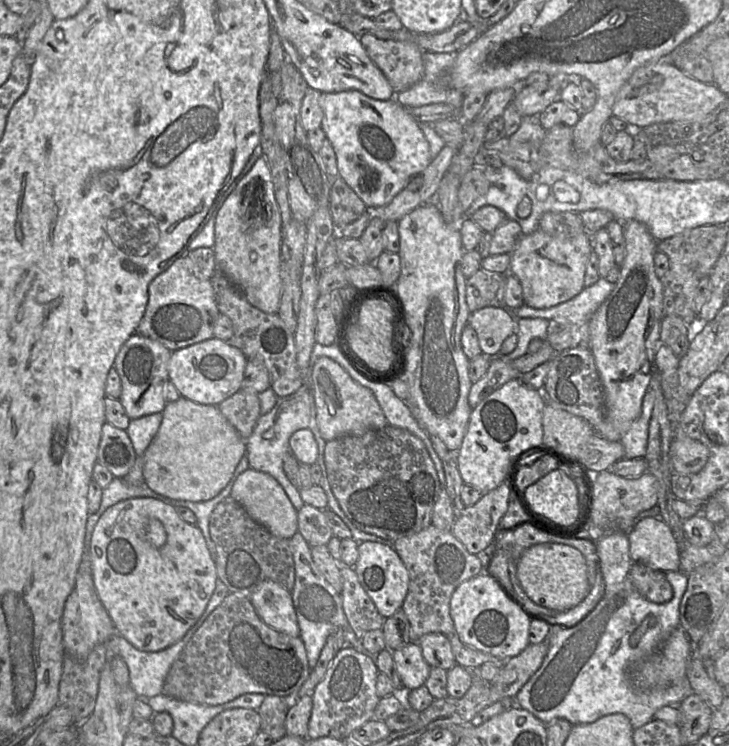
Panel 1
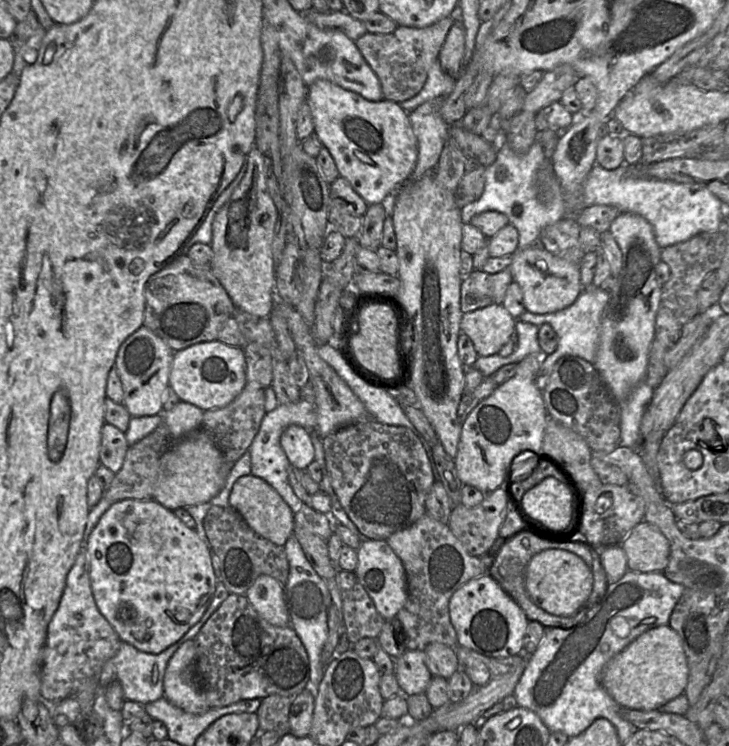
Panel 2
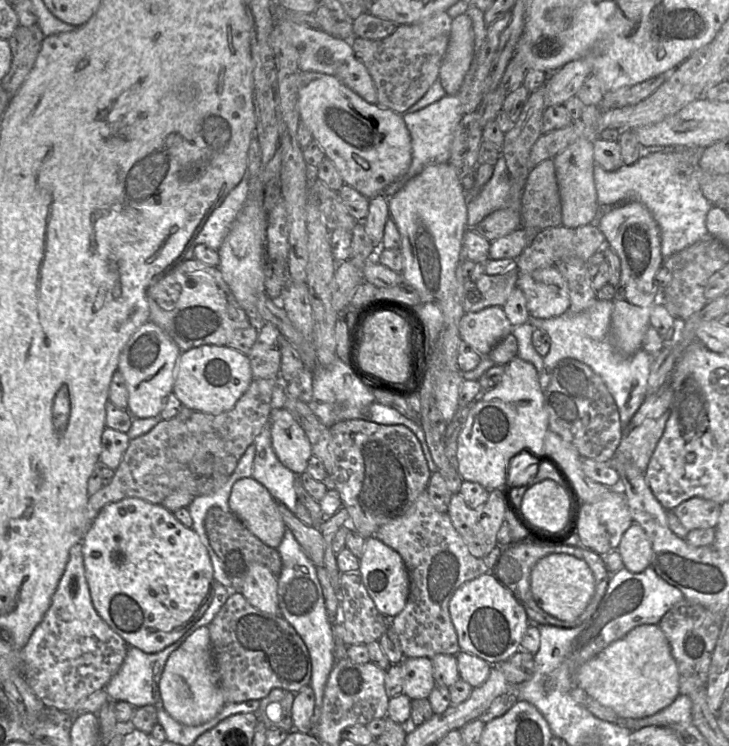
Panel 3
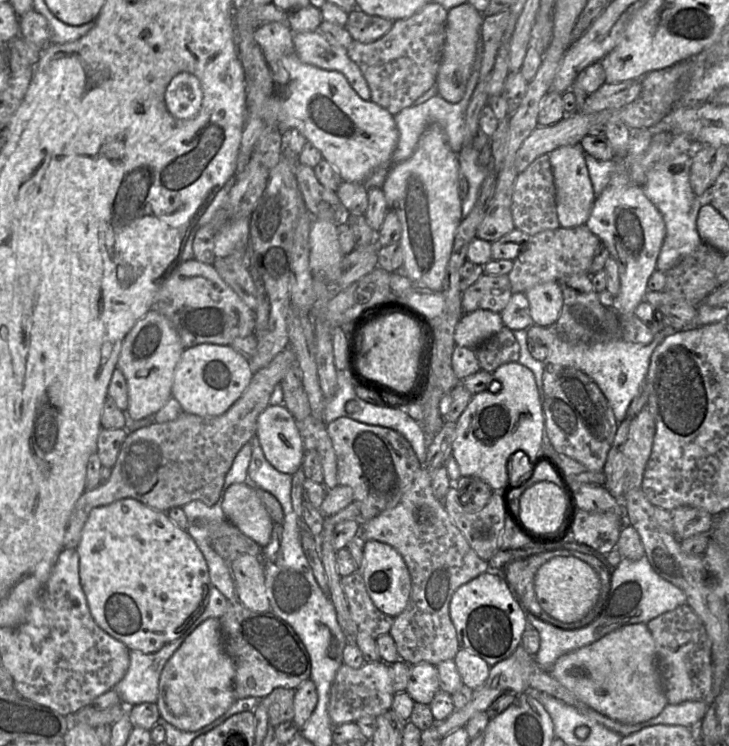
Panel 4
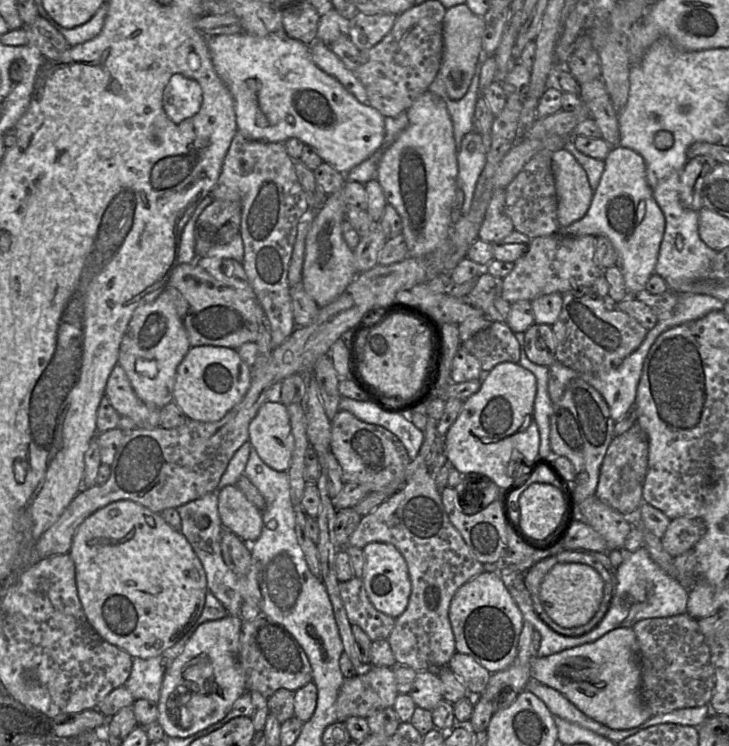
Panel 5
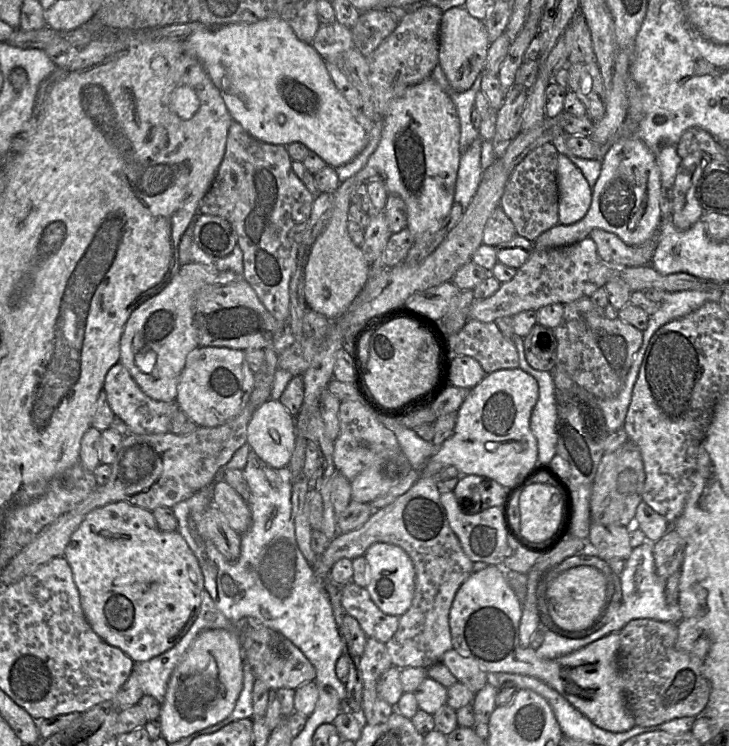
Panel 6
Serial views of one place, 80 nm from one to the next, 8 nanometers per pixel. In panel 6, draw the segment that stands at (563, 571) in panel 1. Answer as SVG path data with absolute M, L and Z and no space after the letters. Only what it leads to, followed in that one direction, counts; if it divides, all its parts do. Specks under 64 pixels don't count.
M592 566L568 569L548 583L546 603L548 614L557 627L570 632L591 628L607 605L606 576Z

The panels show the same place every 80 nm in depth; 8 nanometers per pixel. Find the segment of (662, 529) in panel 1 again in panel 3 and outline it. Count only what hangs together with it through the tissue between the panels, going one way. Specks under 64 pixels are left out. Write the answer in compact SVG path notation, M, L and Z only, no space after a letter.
M633 522L625 531L617 550L621 554L624 567L632 573L640 573L651 566L652 544L638 523Z

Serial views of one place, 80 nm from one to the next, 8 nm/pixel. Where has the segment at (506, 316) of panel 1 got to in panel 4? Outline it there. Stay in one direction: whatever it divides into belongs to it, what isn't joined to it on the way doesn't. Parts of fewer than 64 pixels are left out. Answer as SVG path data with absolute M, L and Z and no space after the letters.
M490 310L465 313L456 326L455 343L475 350L504 326L500 313Z

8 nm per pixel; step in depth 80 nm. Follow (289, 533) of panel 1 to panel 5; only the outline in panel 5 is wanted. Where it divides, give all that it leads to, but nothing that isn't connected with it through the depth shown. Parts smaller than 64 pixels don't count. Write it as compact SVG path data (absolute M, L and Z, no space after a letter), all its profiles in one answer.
M227 485L220 491L218 510L224 528L244 542L254 542L260 537L263 529L262 511L236 485Z

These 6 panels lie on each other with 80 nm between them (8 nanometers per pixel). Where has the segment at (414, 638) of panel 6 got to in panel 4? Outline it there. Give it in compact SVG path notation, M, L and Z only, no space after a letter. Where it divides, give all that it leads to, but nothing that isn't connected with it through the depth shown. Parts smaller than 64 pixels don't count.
M456 422L443 425L427 447L426 459L421 464L410 487L403 494L400 502L360 526L358 536L364 541L377 540L395 548L403 557L411 578L411 592L406 608L394 618L389 634L393 637L400 660L409 665L428 662L438 665L442 661L453 660L460 650L456 630L450 618L450 601L454 592L463 584L490 568L488 561L481 559L469 546L465 537L453 524L443 502L438 500L432 490L432 478L436 471L445 466L452 455Z

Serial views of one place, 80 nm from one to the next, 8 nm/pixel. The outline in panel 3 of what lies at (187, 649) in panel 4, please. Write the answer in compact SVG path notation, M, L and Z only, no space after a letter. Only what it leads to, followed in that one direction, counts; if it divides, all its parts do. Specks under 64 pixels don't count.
M204 625L170 654L159 683L161 706L176 721L198 726L213 719L226 704L215 671L209 628Z

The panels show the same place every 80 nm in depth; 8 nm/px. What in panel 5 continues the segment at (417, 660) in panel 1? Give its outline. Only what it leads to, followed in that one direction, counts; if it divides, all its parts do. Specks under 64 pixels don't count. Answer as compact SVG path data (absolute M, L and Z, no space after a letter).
M437 670L418 671L410 693L416 706L432 711L443 699Z

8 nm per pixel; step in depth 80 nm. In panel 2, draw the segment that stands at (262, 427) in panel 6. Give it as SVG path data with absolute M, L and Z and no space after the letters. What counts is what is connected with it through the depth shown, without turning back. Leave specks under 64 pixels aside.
M299 425L288 426L281 435L280 444L289 462L302 470L315 458L312 431Z

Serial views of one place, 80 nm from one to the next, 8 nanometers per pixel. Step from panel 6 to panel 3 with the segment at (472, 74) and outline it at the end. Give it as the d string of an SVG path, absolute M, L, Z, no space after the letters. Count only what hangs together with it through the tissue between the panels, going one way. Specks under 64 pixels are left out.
M467 13L452 19L448 46L442 60L439 77L447 95L456 95L470 68L474 50L472 20Z

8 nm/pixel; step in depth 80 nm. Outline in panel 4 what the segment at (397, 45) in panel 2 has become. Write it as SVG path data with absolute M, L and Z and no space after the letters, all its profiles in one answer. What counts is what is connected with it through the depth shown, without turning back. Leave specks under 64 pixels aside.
M434 2L414 15L394 21L392 29L371 43L353 40L348 55L360 68L371 91L371 101L396 115L411 107L432 85L442 61L448 11Z

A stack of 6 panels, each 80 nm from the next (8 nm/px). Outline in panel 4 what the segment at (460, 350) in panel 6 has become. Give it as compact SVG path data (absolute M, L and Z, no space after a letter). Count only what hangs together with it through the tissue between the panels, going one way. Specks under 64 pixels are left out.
M504 326L498 333L475 349L481 370L493 373L500 366L518 362L520 345L512 330Z

